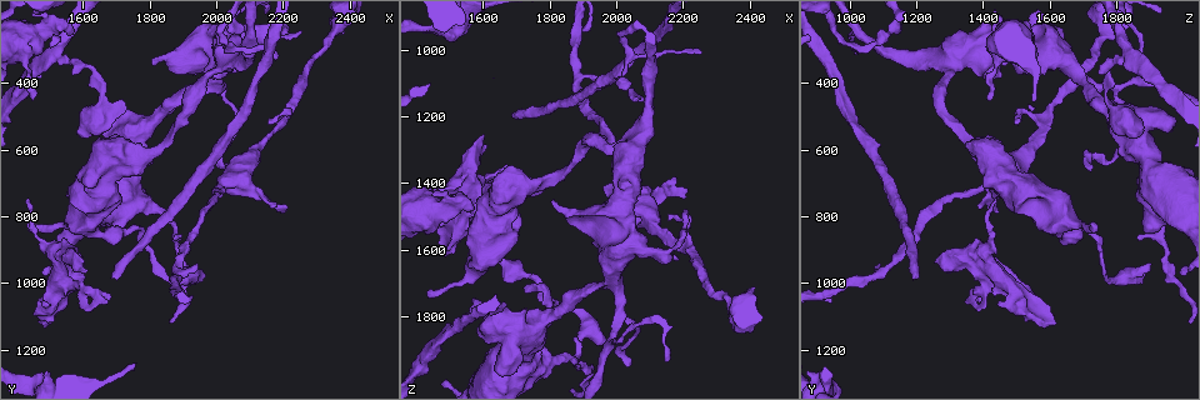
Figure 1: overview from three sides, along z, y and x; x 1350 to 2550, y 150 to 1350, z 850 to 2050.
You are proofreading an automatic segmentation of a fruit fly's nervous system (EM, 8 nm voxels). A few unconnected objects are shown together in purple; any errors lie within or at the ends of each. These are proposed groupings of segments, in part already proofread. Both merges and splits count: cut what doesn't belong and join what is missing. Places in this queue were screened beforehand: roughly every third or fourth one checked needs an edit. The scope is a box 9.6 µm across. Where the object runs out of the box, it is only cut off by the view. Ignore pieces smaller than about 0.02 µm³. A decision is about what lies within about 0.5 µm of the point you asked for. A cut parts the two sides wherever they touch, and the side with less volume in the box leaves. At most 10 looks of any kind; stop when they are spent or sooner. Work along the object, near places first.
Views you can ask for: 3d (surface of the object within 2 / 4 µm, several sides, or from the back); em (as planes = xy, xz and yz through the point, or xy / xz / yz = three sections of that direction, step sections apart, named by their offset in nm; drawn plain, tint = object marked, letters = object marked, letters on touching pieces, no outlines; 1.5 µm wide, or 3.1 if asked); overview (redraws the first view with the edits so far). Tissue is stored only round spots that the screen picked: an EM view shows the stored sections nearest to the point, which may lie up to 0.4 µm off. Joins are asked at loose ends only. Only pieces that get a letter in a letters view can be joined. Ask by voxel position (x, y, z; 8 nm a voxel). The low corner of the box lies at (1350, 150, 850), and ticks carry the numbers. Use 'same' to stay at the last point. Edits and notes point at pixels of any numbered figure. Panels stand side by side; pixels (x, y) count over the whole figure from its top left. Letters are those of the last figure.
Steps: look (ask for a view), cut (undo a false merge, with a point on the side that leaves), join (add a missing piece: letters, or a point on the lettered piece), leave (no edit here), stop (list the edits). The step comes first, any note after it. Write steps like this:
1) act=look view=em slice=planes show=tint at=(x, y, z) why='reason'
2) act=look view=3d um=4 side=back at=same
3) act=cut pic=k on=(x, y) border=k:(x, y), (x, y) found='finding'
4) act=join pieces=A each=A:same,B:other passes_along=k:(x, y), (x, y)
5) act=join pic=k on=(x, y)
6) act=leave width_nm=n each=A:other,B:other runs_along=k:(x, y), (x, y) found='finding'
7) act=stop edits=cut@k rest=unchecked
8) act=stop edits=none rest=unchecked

act=look view=em slice=planes show=letters at=(1830, 780, 1930)

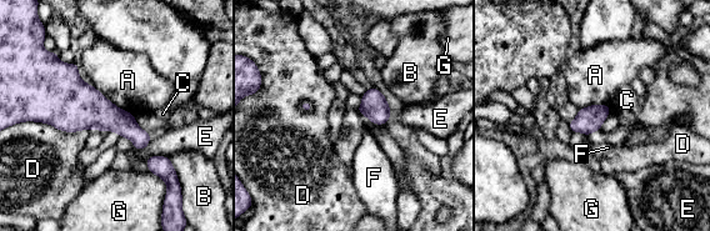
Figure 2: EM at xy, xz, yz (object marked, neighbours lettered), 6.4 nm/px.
act=leave width_nm=80 each=A:other,B:other,C:other,D:other,E:other,F:other,G:other found='continuous, no second cell'

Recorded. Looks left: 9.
act=look view=3d um=2 at=(1530, 320, 1830)

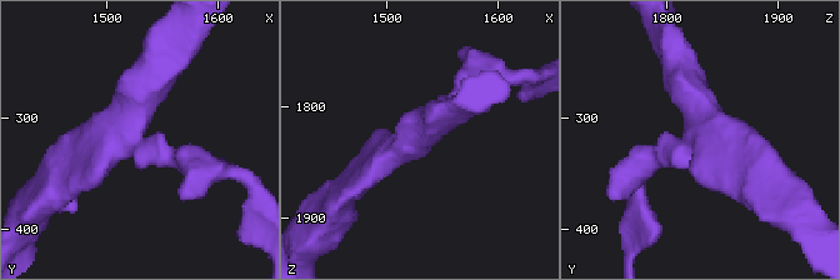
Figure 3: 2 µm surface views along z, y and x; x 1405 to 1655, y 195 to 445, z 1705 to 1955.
act=look view=em slice=planes show=letters at=(1522, 322, 1826) arms=3

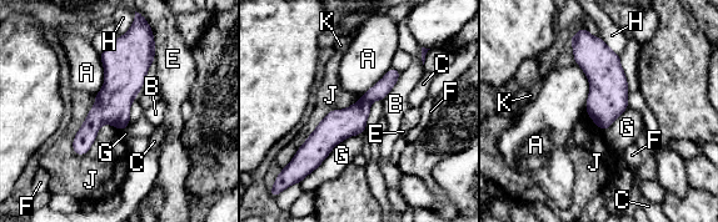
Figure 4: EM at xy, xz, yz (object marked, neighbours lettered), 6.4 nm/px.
act=cut pic=4 on=(338, 125) each=A:other,B:other,C:other,E:other,F:other,G:other,H:other,J:other,K:other border=4:(360, 99), (369, 105) found='two cells meet here'

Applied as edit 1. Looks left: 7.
act=look view=3d um=2 at=(1600, 940, 1260) why='an open end'

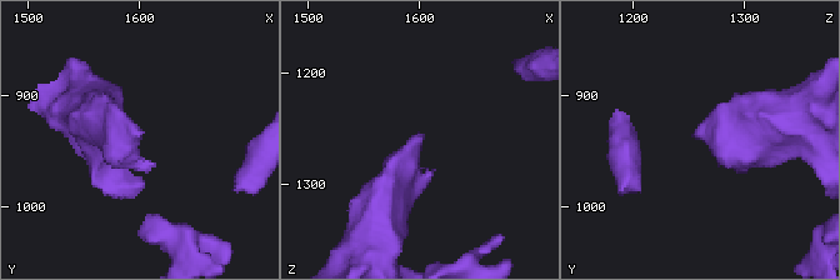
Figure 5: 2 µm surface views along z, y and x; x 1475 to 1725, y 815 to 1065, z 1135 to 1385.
act=look view=em slice=planes show=letters at=(1598, 936, 1254)

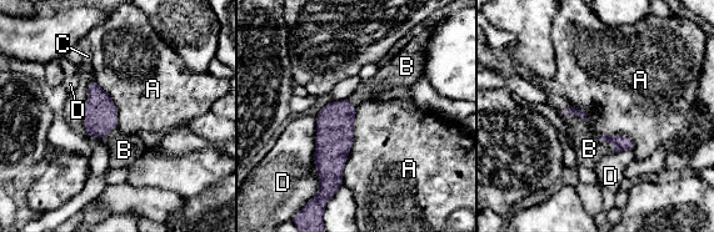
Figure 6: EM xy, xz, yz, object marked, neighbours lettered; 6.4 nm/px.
act=join pieces=B each=A:other,B:same,C:other,D:other passes_along=6:(572, 109), (573, 114), (589, 149) found='the cell continues'

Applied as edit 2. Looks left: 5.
act=look view=overview why='see it whole again'

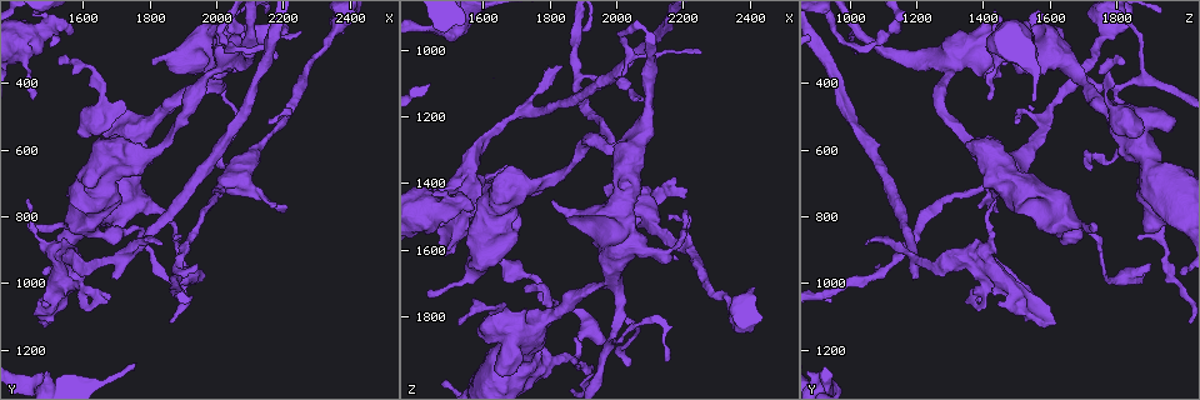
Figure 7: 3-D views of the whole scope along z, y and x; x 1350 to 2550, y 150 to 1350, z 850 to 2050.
act=look view=em slice=xz step=4 show=letters at=(2120, 600, 1540) why='thick turns thin'

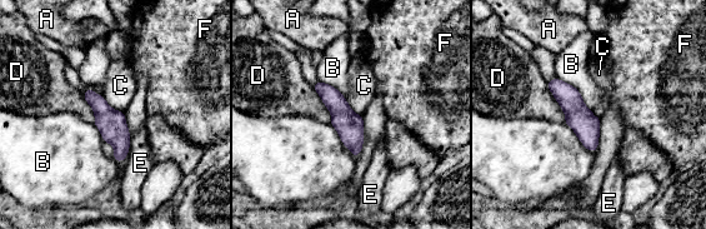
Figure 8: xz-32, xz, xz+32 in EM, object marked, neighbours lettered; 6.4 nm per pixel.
act=leave width_nm=160 longest_contact=B:320nm each=A:other,B:other,C:other,D:other,E:other,F:other found='one cell here'

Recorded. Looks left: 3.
act=stop edits=cut@4,join@6 rest=unchecked

